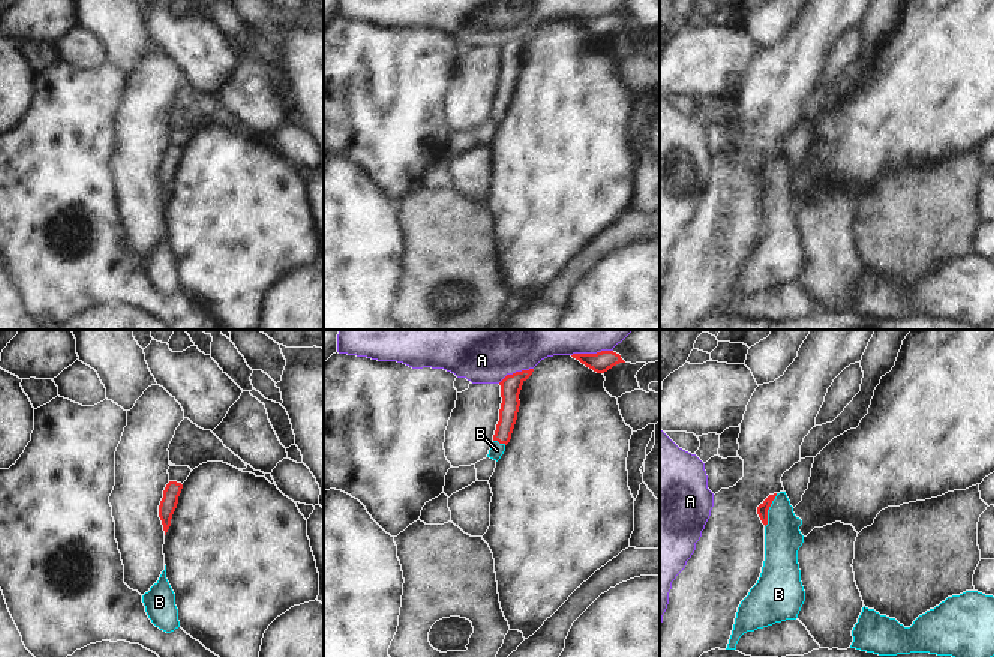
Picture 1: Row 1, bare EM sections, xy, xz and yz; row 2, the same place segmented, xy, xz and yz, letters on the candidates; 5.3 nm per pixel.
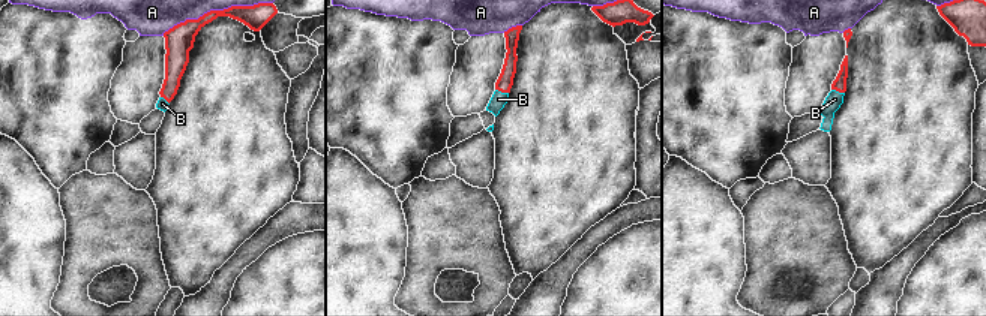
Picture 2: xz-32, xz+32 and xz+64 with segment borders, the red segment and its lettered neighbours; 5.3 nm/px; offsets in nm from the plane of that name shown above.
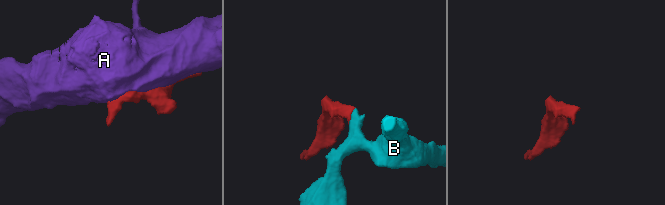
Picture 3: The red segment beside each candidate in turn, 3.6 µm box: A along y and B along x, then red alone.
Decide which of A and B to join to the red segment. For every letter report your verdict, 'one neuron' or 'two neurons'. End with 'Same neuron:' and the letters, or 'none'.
A: two neurons
B: one neuron
Same neuron: B

